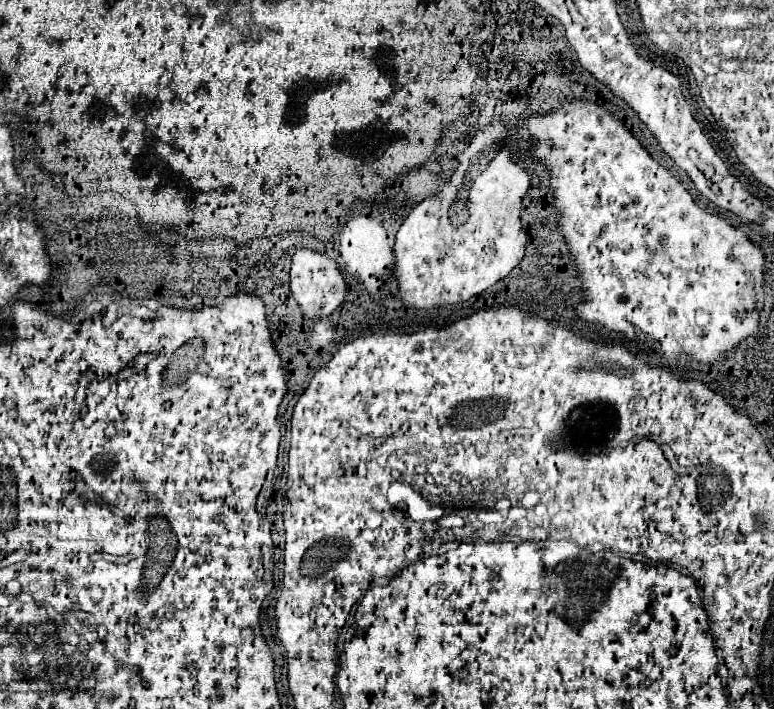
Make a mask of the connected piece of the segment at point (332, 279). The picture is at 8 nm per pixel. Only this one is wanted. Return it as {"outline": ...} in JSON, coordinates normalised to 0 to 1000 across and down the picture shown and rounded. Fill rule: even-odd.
{"outline":[[[384,351],[377,362],[375,379],[375,406],[377,416],[389,430],[389,439],[399,450],[415,450],[435,439],[441,425],[446,425],[446,394],[438,382],[438,374],[402,351]]]}

